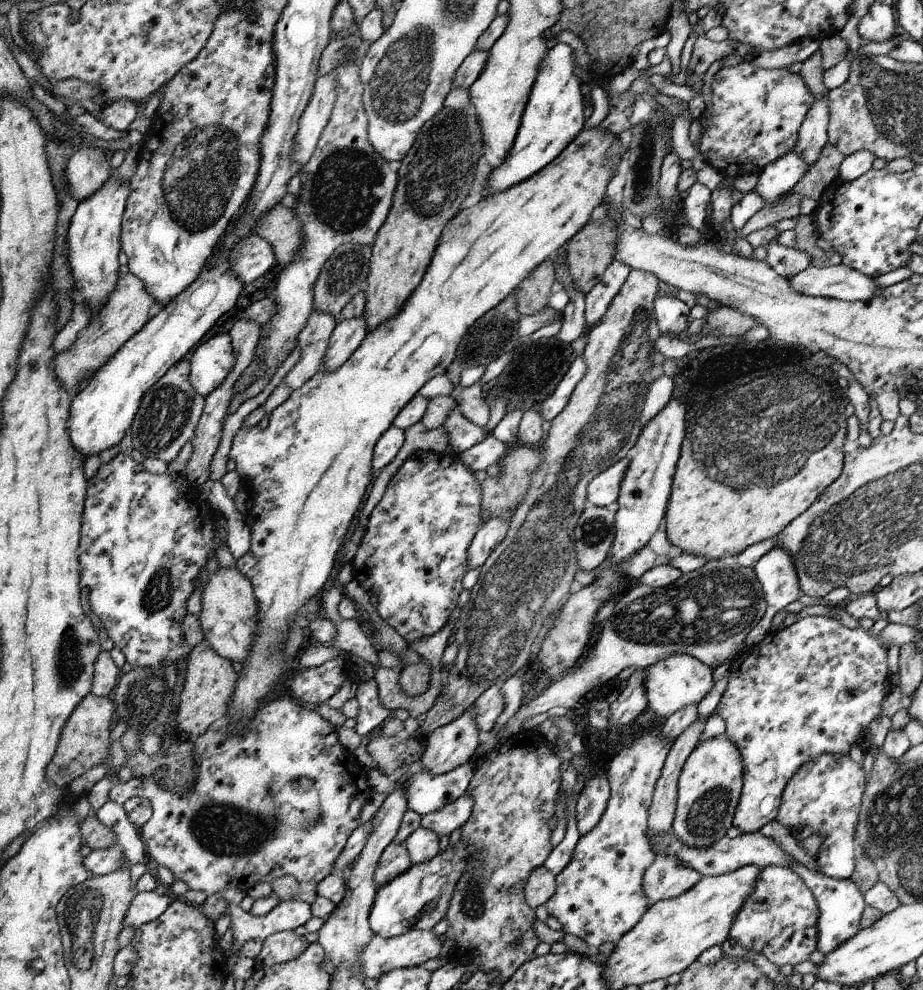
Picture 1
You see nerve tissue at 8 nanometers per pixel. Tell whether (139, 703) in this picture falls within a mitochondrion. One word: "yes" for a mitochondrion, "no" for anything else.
yes

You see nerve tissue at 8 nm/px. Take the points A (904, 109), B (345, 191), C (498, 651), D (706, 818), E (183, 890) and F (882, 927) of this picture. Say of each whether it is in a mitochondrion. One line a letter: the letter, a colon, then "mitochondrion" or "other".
A: mitochondrion
B: mitochondrion
C: mitochondrion
D: mitochondrion
E: other
F: other

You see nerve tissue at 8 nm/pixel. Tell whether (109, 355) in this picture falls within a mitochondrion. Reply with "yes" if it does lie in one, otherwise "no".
no

